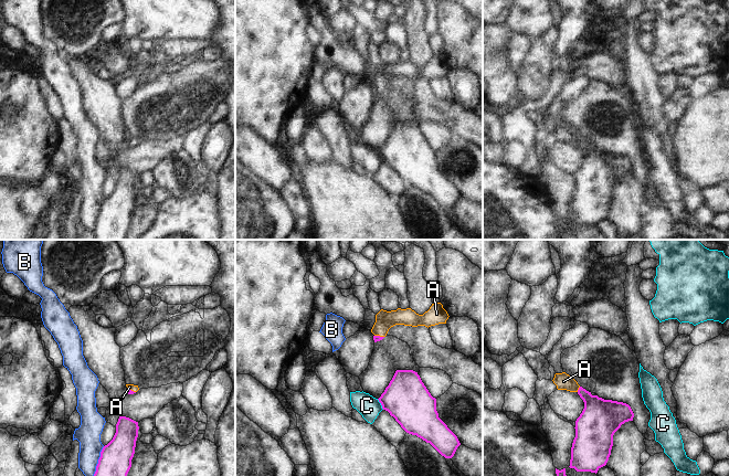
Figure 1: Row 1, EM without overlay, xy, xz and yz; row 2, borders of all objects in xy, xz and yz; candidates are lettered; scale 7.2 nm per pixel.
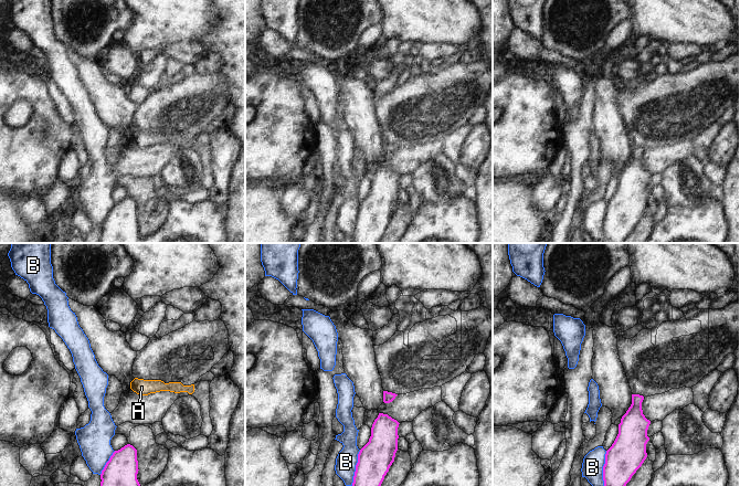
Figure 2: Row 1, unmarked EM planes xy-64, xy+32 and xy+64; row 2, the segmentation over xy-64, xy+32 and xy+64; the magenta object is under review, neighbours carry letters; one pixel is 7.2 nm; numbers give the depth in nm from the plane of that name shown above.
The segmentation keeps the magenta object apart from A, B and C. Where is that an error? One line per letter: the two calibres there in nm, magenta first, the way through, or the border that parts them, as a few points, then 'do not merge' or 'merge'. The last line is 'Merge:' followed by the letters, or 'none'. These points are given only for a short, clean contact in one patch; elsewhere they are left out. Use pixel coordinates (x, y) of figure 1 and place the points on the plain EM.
A: 260 nm thick on the magenta side, 120 nm on the other; runs through yz (599, 169), (593, 157), (579, 141), (563, 134); merge
B: 240 nm thick on the magenta side, 180 nm on the other; border along xy (104, 199), (92, 232); do not merge
C: 320 nm thick on the magenta side, 160 nm on the other; border along xz (377, 151), (383, 161); do not merge
Merge: A

